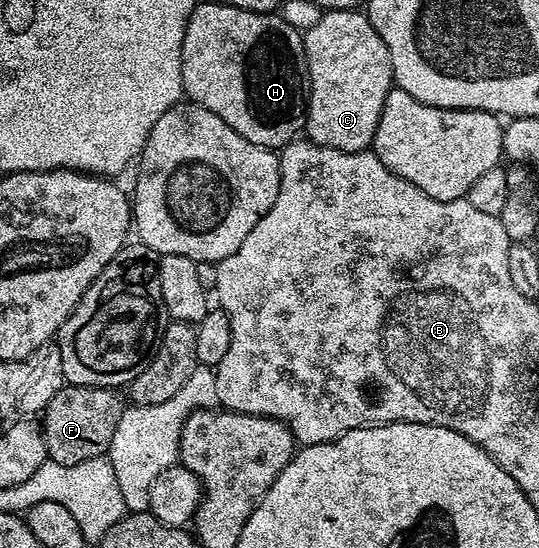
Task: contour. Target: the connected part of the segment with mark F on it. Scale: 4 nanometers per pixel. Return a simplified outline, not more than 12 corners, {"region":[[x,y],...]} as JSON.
{"region":[[68,385],[42,414],[48,455],[77,465],[109,448],[122,404]]}

